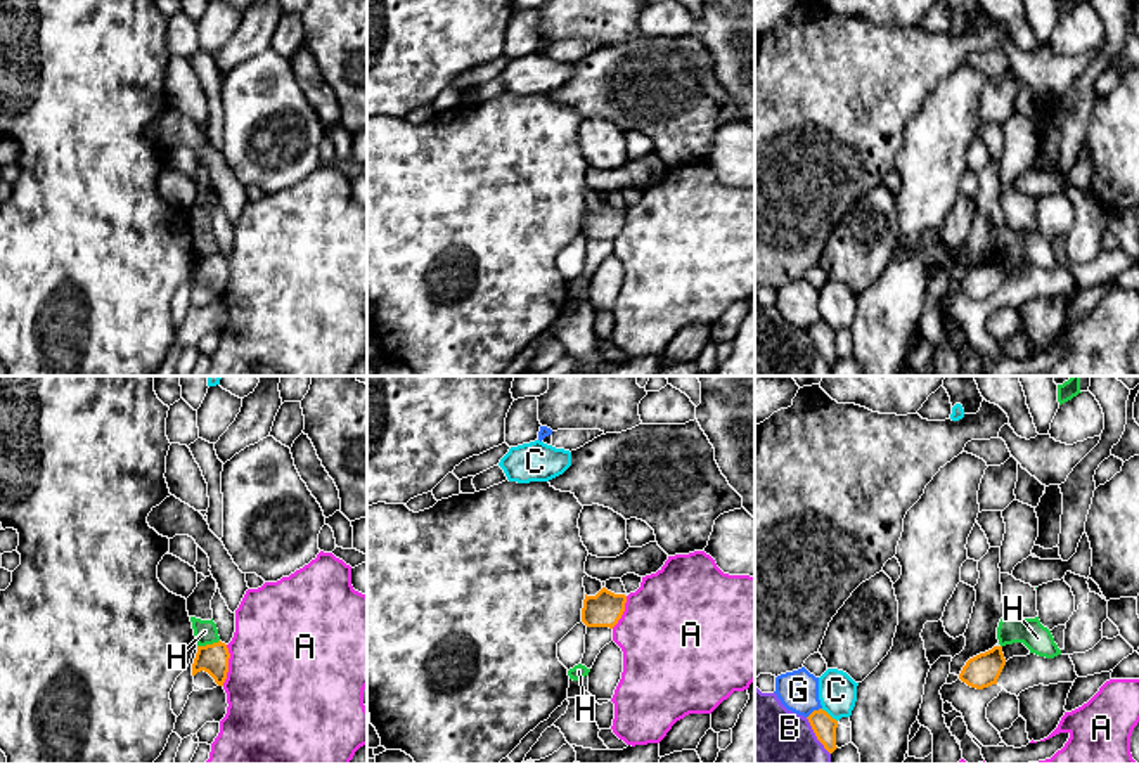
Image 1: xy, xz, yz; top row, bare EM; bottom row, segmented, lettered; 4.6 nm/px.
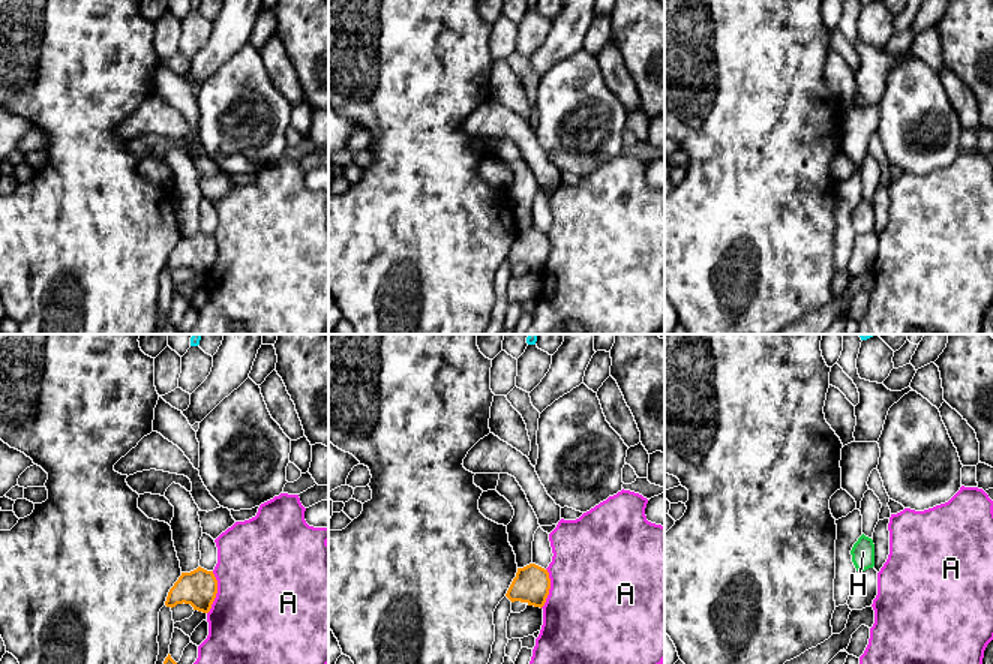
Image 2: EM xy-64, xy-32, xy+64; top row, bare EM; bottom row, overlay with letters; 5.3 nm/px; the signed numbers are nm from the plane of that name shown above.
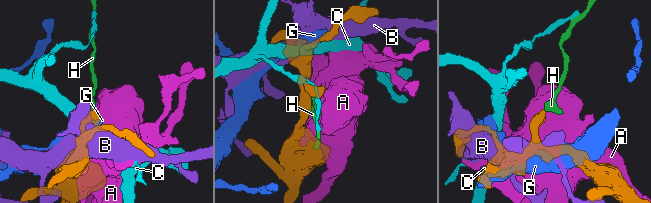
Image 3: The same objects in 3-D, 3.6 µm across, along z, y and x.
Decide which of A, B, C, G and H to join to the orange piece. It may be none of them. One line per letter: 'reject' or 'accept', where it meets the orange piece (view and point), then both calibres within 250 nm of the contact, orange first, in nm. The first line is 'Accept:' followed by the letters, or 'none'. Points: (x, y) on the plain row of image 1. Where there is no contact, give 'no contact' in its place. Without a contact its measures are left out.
Accept: none
A: reject | xy (227, 278) | 140/500 nm
B: reject | yz (816, 347) | 110/500 nm
C: reject | yz (828, 326) | 110/180 nm
G: reject | yz (814, 323) | 110/190 nm
H: reject | xy (208, 257) | 140/110 nm

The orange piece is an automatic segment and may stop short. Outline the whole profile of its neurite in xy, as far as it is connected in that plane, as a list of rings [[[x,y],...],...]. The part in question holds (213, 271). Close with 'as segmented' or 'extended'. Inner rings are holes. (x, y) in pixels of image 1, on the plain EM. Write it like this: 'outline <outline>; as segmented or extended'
outline [[[222,253],[197,258],[197,265],[192,275],[192,288],[204,282],[215,291],[218,298],[223,298],[228,284],[228,270],[228,260]]]; as segmented

